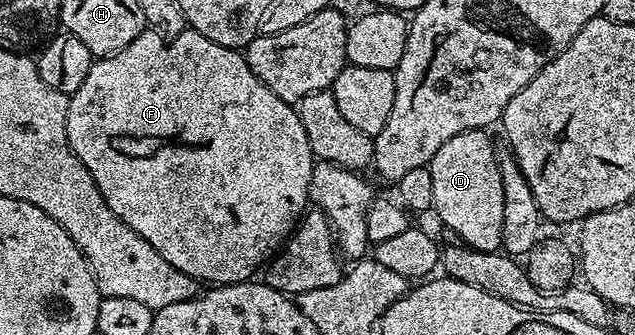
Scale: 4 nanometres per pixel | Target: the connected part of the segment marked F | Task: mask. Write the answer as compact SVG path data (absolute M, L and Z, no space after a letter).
M190 28L168 40L155 32L146 31L118 53L94 60L91 71L87 71L87 79L83 79L83 87L69 97L67 139L83 167L91 171L91 179L95 179L107 207L111 207L111 211L115 211L115 215L131 227L131 231L147 239L147 243L151 243L151 247L155 247L155 251L159 251L171 267L183 271L198 283L209 281L205 283L210 286L233 285L236 281L250 280L256 274L253 272L257 268L258 272L285 244L310 204L309 184L315 158L296 108L276 97L257 78L255 71L251 71L238 50L211 43L207 35L199 35Z

